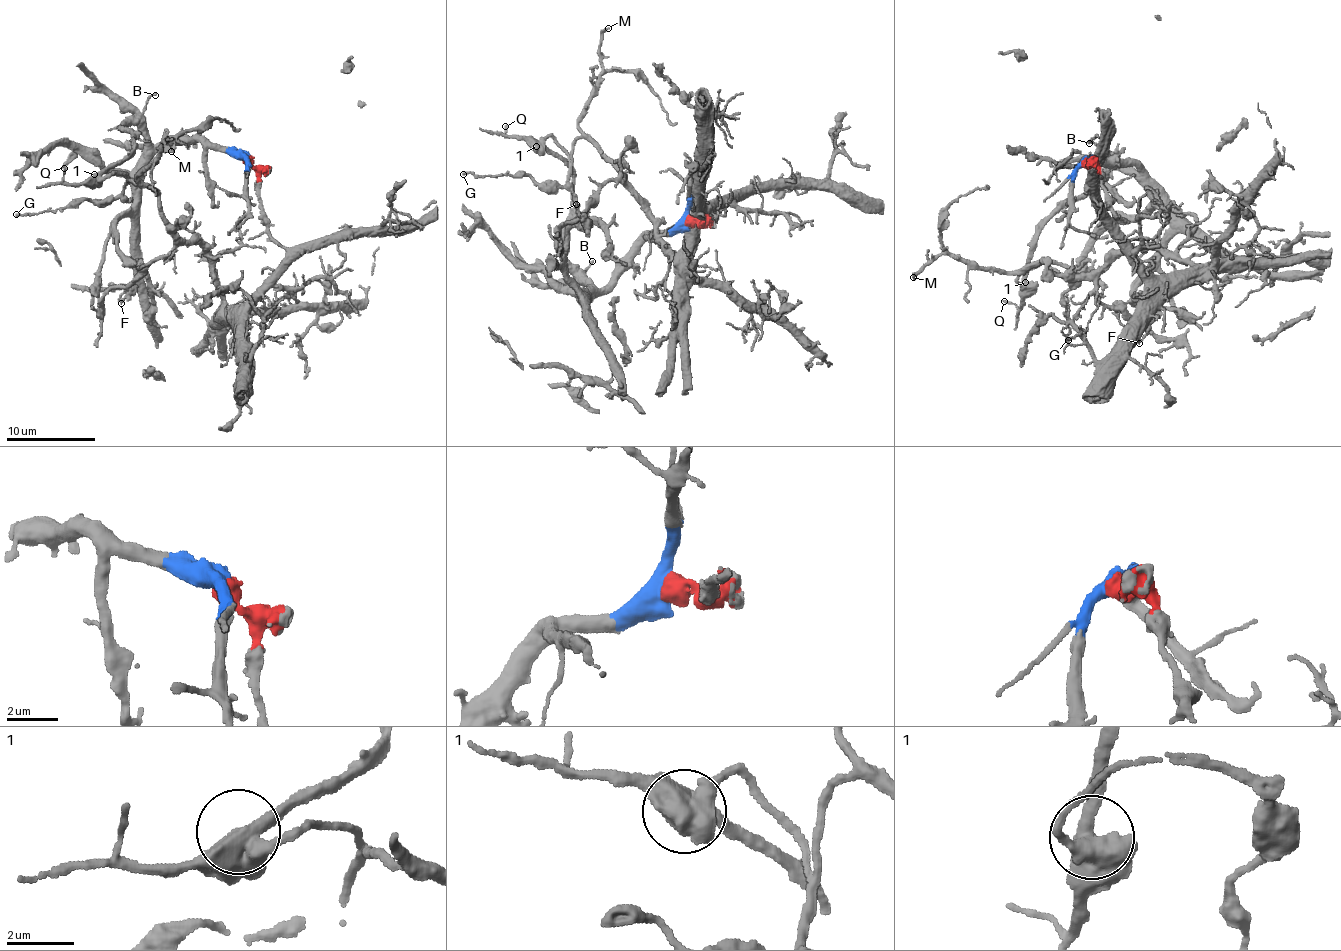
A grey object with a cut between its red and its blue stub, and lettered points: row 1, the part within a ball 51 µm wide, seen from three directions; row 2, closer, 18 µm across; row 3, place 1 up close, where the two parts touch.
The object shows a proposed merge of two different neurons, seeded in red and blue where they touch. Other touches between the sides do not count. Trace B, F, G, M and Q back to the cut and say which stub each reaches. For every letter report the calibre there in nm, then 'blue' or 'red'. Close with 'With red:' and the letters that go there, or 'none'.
B: calibre 140 nm; blue
F: calibre 130 nm; red
G: calibre 150 nm; red
M: calibre 240 nm; red
Q: calibre 180 nm; blue
With red: F, G, M

